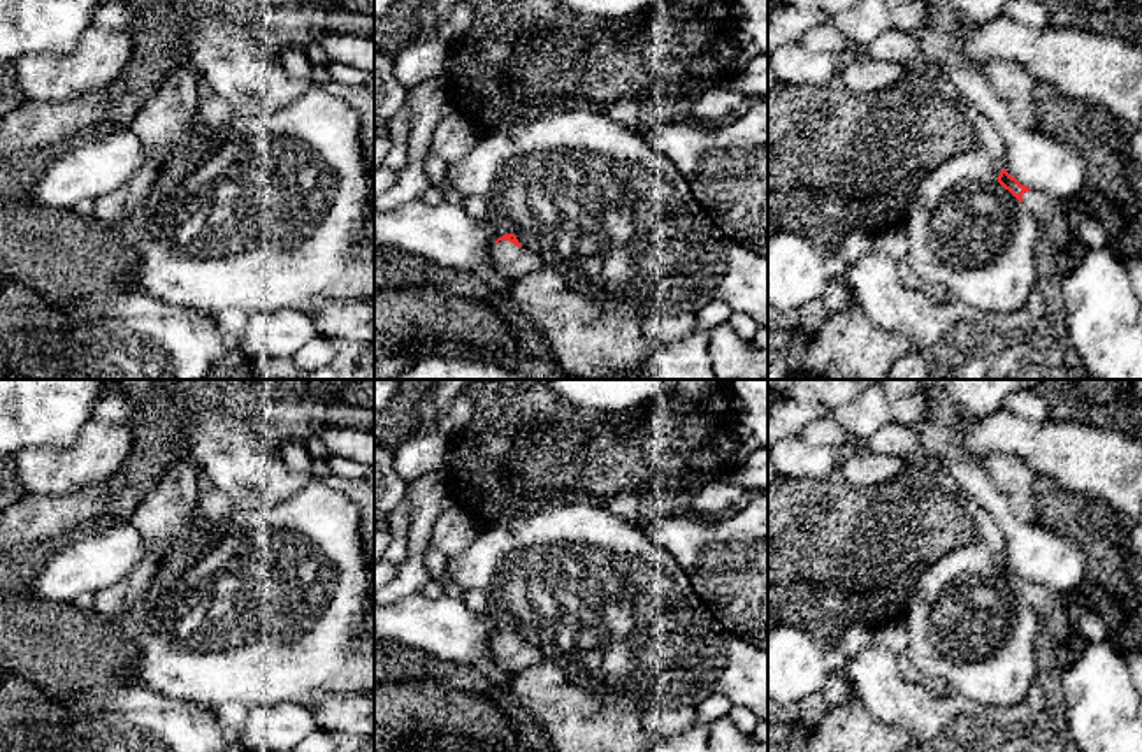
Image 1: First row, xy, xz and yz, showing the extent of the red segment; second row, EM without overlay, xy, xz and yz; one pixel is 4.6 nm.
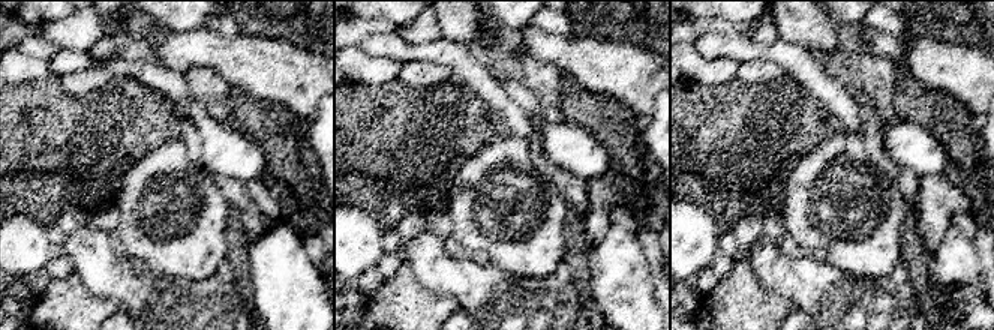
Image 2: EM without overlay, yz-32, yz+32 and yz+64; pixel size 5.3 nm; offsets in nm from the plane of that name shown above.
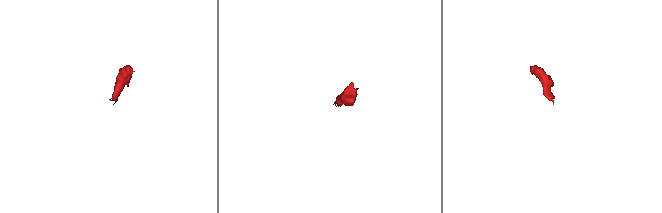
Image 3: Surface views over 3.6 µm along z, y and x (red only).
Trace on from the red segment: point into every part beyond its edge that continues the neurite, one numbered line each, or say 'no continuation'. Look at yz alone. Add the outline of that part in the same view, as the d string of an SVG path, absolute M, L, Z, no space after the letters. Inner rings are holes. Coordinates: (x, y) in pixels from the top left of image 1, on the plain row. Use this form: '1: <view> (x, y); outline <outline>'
1: yz (1048, 605); outline M1035 583L1023 587L1023 594L1028 597L1040 620L1049 625L1052 638L1063 650L1073 634L1073 627L1061 594Z

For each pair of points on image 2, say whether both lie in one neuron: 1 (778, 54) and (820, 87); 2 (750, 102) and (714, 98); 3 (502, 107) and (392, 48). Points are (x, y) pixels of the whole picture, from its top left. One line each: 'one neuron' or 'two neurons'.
1: one neuron
2: one neuron
3: one neuron

